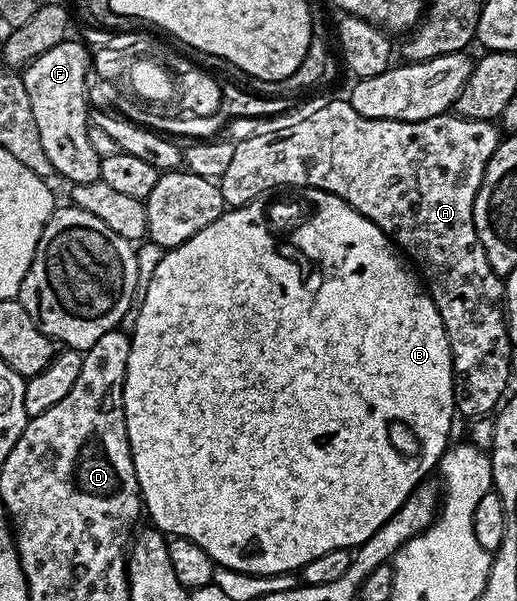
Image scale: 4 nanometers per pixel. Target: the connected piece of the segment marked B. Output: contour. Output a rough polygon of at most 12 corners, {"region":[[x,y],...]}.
{"region":[[366,216],[163,255],[124,423],[217,567],[361,546],[450,445],[452,353]]}

